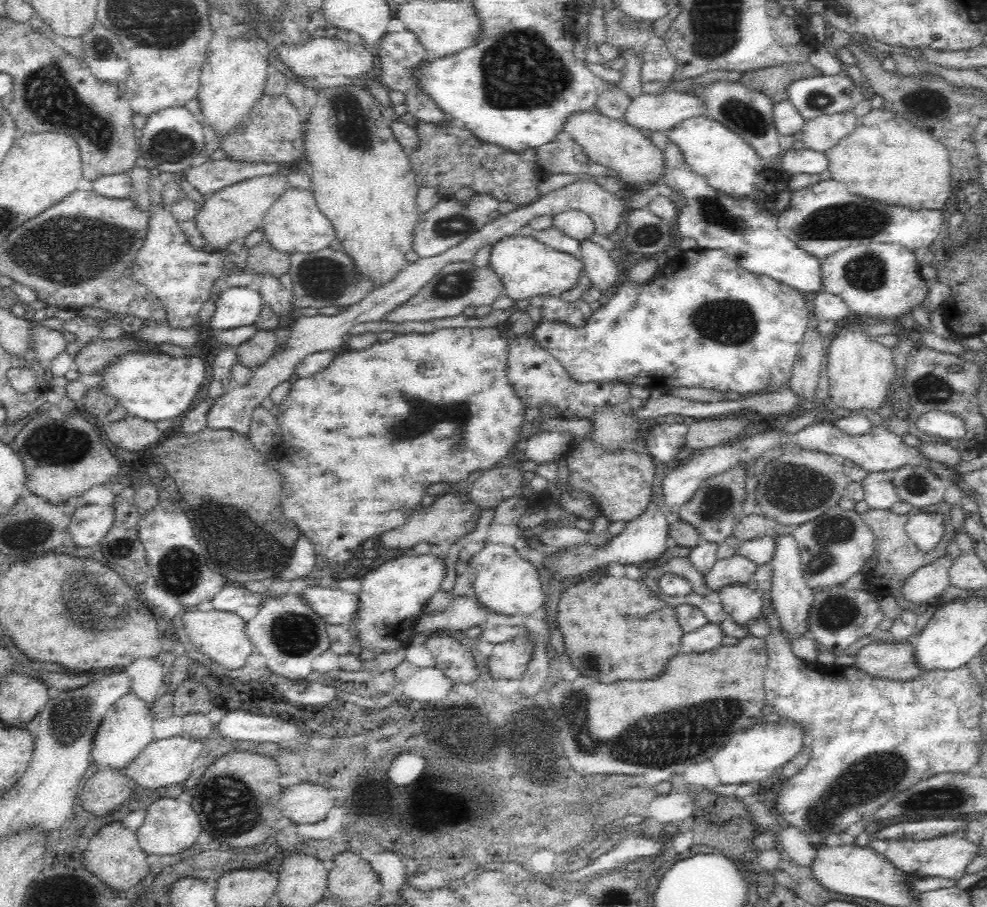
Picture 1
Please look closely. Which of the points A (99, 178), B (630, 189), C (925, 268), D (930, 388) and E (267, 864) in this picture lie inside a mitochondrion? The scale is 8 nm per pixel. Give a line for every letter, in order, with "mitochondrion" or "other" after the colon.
A: other
B: other
C: other
D: mitochondrion
E: other

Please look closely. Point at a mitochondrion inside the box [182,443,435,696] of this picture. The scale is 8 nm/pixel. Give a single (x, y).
(248, 551)

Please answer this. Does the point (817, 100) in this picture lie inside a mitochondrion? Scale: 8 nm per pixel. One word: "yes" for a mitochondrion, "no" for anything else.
yes

